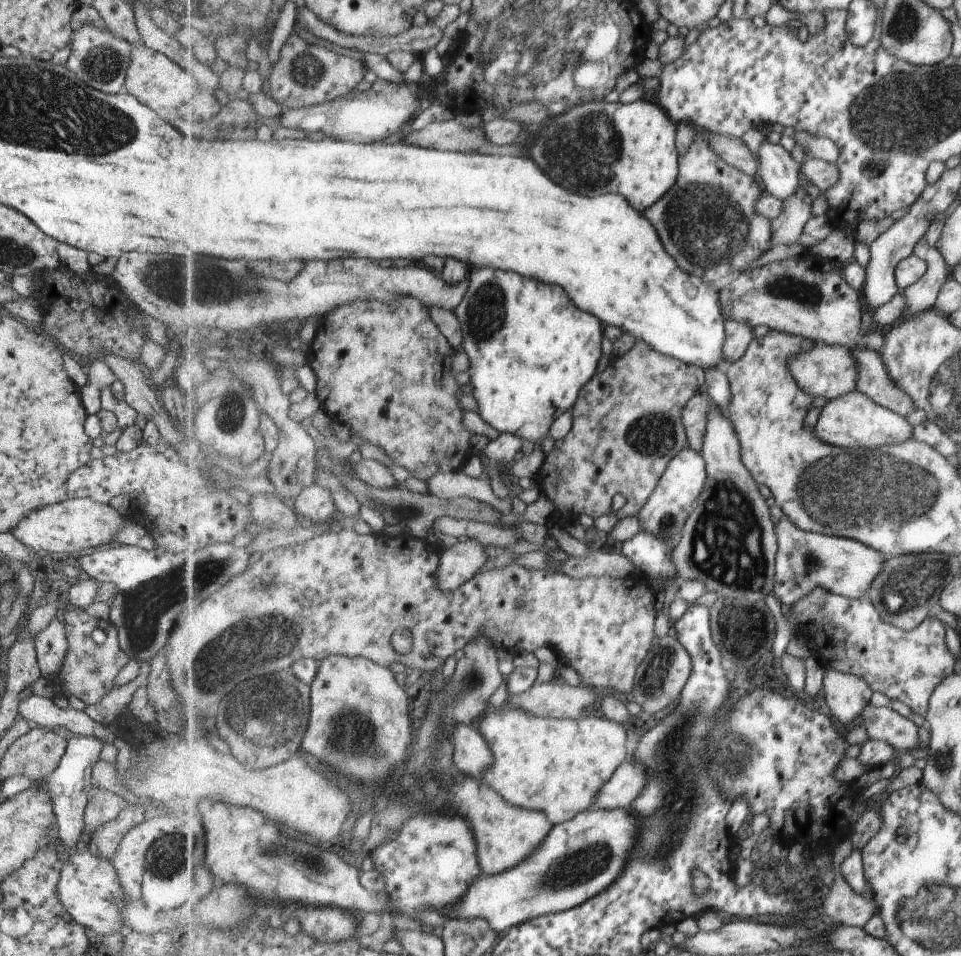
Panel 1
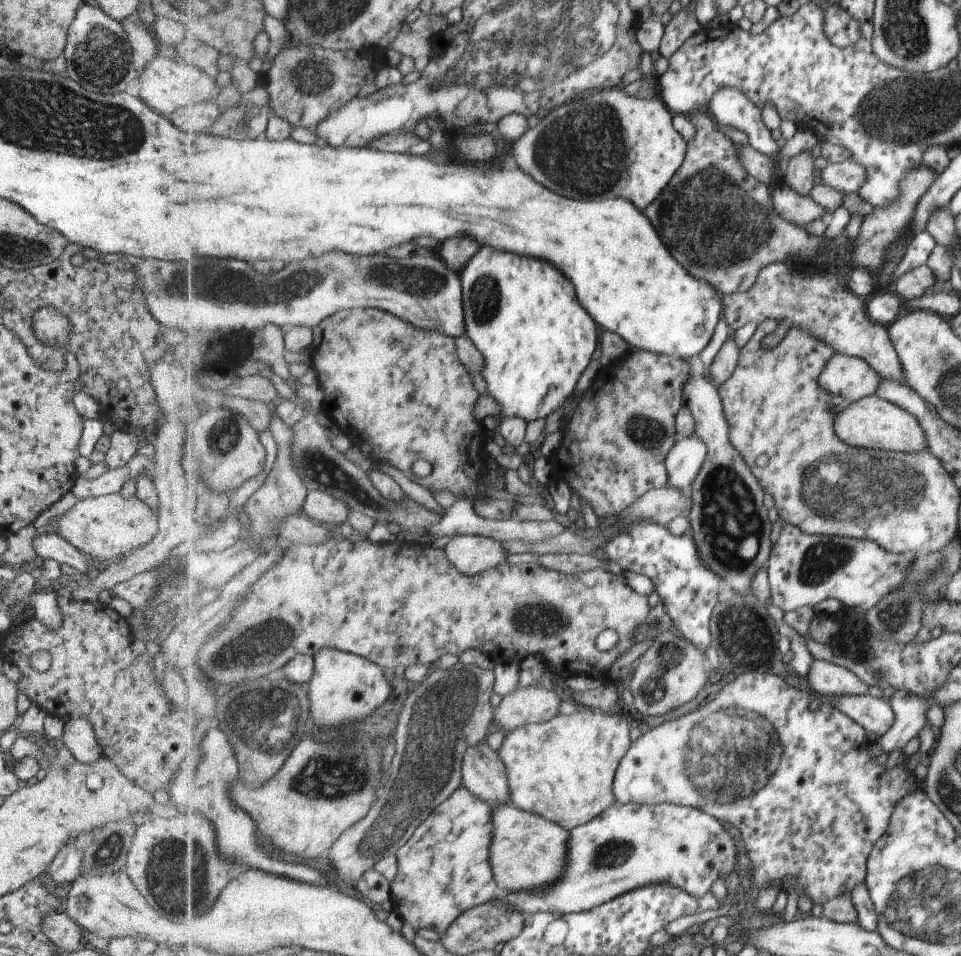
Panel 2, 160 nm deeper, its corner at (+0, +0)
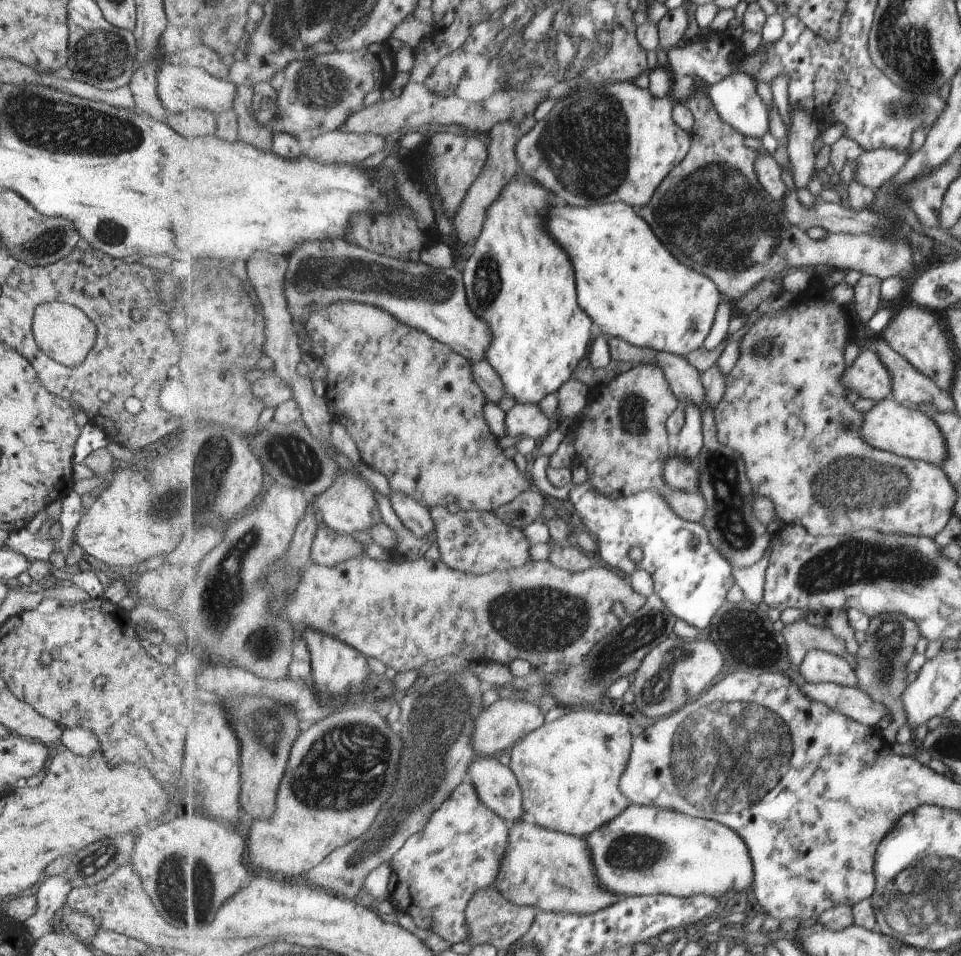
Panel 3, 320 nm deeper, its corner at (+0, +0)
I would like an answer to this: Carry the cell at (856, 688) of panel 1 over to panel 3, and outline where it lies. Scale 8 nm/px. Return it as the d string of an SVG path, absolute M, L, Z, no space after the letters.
M809 650L798 671L807 683L832 682L856 687L856 678L849 662L842 655L831 651Z

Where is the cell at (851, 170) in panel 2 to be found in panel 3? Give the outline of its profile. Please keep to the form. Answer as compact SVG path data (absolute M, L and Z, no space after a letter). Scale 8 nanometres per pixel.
M881 147L864 151L855 160L853 180L876 192L882 185L894 178L909 156L909 149L897 150L891 147Z

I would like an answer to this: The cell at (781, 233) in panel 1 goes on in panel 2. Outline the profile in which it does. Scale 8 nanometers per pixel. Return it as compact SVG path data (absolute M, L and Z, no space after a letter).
M803 151L789 160L787 174L783 184L789 185L794 191L802 195L809 195L815 188L815 158L811 151Z

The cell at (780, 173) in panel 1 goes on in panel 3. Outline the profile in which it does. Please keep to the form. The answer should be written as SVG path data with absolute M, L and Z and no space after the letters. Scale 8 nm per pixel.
M736 72L715 83L708 89L708 93L725 122L740 130L745 136L763 138L769 130L769 112L763 98L757 92L757 81L749 72Z

